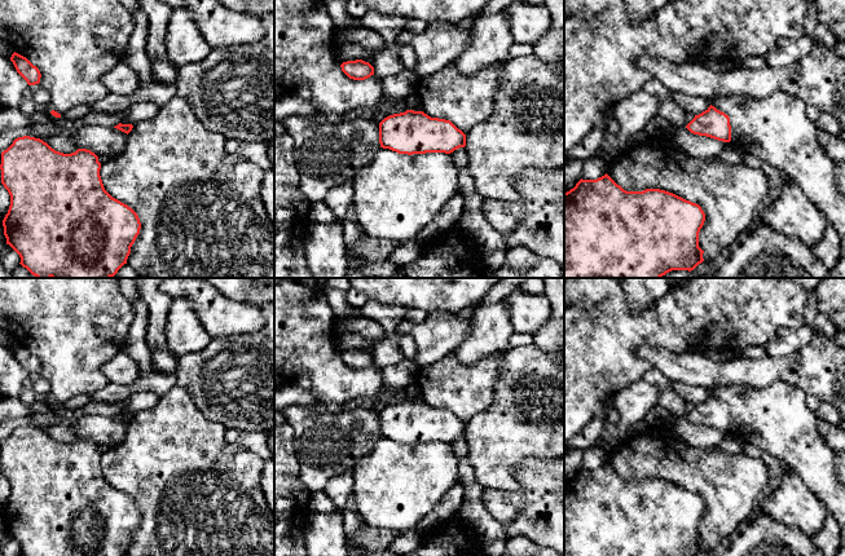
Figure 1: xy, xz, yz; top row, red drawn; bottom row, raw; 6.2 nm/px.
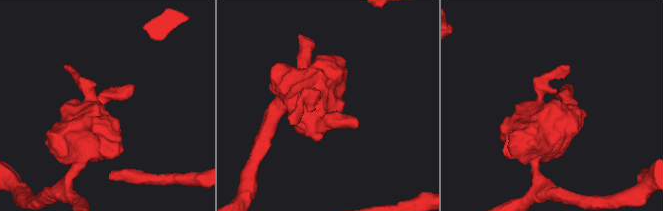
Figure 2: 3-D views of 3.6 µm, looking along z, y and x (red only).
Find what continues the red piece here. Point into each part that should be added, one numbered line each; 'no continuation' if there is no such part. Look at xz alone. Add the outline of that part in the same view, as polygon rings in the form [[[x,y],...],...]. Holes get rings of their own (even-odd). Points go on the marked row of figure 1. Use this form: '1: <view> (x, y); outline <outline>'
no continuation

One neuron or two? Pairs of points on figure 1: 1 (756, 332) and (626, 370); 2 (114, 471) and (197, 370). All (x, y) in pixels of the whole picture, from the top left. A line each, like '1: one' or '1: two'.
1: one
2: two

